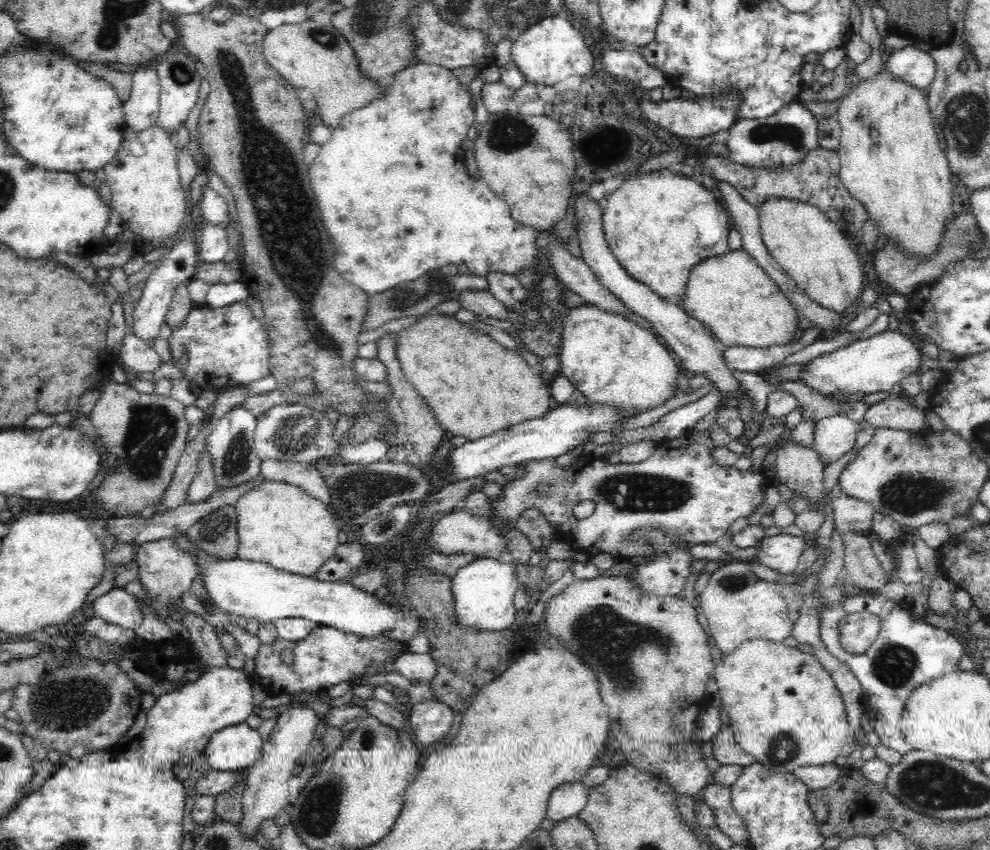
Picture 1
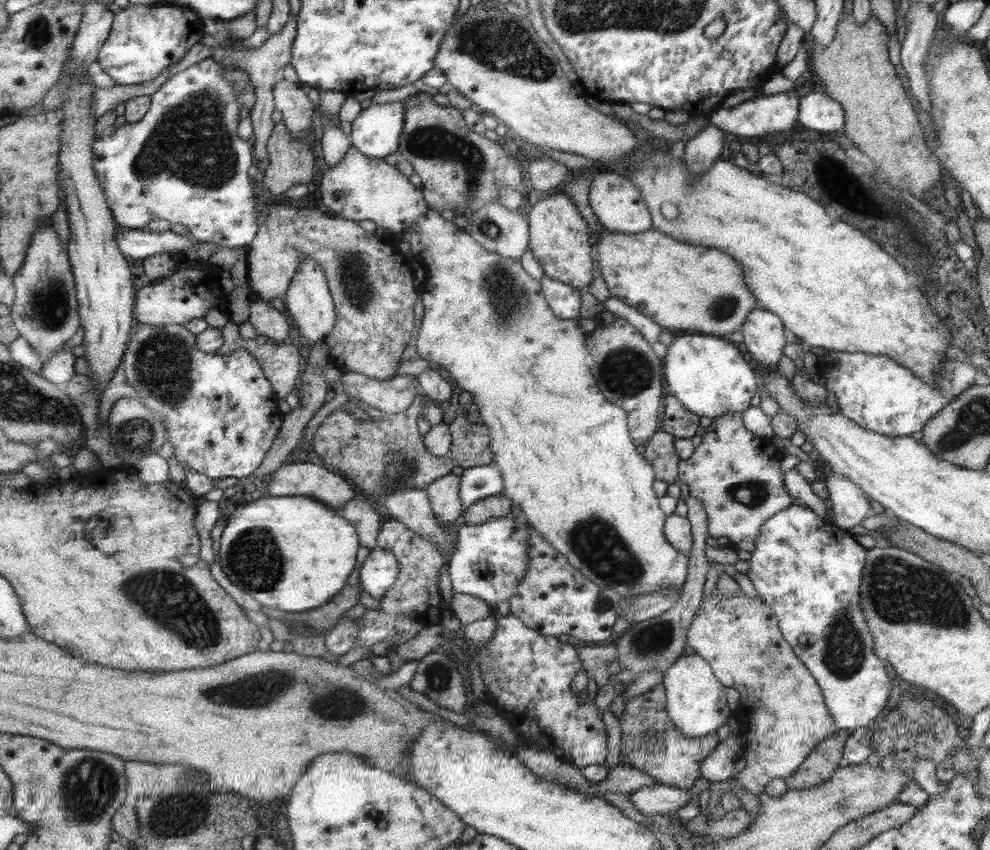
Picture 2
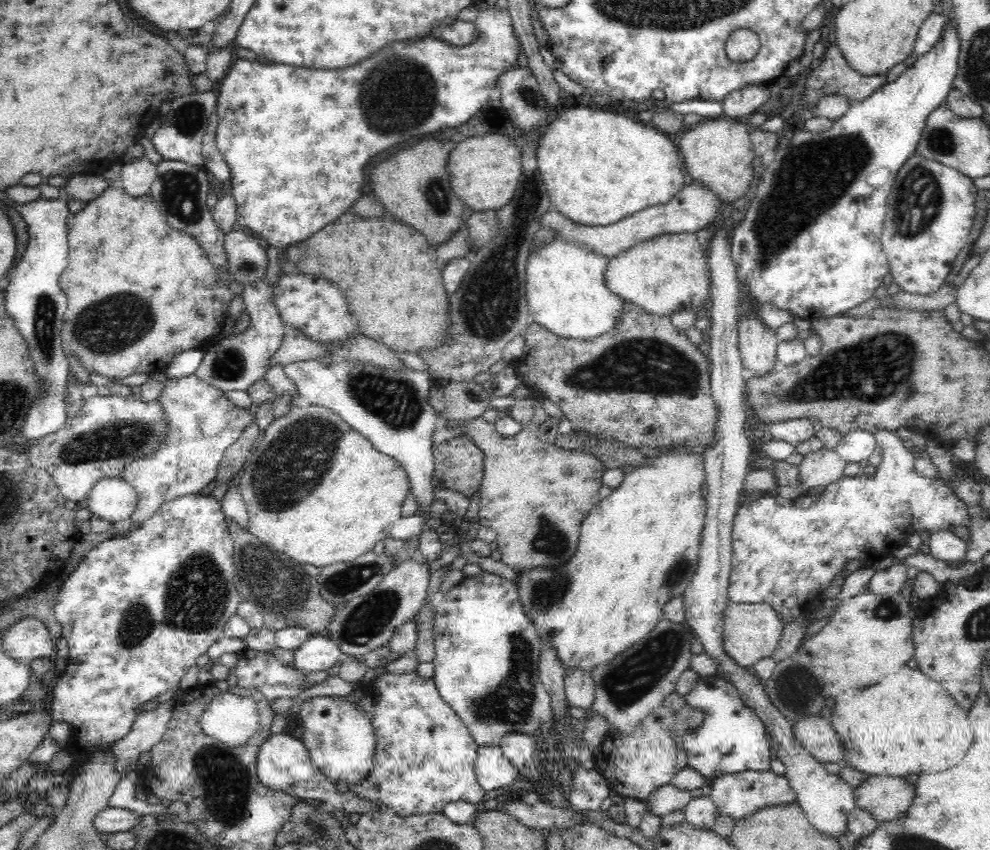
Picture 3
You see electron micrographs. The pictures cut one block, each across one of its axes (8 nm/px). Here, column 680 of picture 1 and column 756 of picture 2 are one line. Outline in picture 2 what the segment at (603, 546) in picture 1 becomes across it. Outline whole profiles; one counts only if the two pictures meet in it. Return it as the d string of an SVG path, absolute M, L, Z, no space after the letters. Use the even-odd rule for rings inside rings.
M742 412L712 419L701 437L691 456L678 462L675 484L684 484L688 494L702 502L708 536L724 541L734 550L752 553L764 522L792 504L773 460L777 450L770 438L756 437L743 426Z

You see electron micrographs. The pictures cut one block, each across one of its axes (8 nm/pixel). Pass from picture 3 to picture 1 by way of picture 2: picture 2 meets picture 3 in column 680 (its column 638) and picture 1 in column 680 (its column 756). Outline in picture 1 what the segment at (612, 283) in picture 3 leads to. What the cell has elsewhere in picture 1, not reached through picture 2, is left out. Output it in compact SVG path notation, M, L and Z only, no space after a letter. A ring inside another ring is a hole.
M744 250L730 251L720 258L700 262L690 272L679 305L718 338L723 348L770 348L790 344L806 327L806 322L797 316L797 310L776 281Z

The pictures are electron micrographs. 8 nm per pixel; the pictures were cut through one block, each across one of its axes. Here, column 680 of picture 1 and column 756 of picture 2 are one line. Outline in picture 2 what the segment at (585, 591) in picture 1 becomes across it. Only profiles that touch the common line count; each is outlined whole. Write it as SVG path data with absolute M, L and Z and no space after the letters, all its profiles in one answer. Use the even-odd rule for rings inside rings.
M714 589L701 609L692 618L686 632L684 646L691 648L712 670L713 676L725 688L739 693L739 703L747 708L745 715L738 717L743 731L745 749L741 757L745 766L732 775L732 780L743 790L759 795L773 779L787 779L799 768L815 747L837 731L832 716L825 706L824 697L816 680L809 675L803 663L793 654L785 642L773 611L759 598L746 597L742 591L727 601L716 600Z

